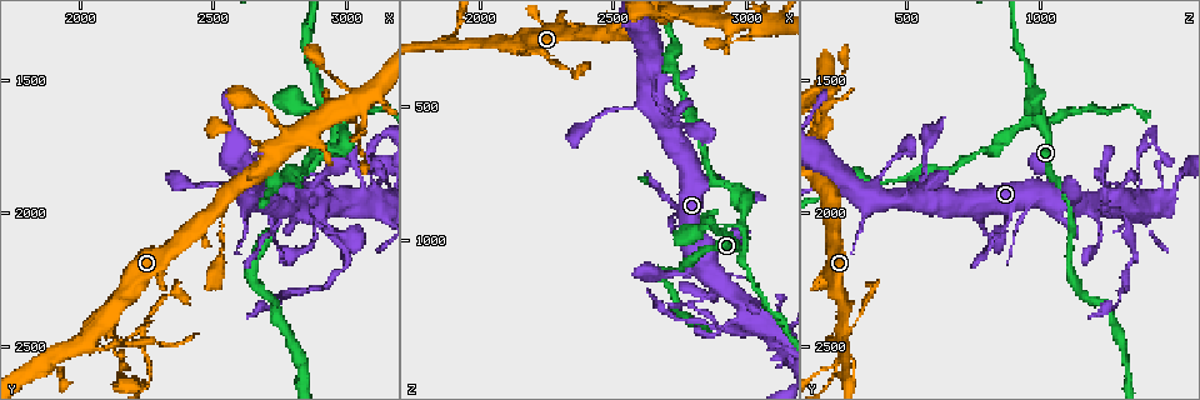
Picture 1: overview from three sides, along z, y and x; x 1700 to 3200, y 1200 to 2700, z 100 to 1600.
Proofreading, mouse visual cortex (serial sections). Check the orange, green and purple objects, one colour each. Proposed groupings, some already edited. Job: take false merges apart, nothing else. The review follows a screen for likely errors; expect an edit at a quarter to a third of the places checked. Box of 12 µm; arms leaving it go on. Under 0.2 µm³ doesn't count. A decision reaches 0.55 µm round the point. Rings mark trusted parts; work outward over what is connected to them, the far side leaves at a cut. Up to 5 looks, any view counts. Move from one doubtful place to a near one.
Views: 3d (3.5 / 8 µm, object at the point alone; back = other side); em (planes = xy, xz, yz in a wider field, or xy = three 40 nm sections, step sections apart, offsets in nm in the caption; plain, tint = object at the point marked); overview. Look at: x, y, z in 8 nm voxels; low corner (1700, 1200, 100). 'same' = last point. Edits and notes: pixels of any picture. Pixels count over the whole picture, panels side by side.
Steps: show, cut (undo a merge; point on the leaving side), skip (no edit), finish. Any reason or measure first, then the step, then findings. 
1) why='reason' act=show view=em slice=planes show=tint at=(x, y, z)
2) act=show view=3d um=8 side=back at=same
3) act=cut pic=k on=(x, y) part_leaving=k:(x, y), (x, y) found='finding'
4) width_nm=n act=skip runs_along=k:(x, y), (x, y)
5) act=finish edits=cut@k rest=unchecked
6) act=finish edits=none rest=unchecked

why='thin neck' act=show view=3d um=3.5 side=back at=(3070, 1820, 1380)

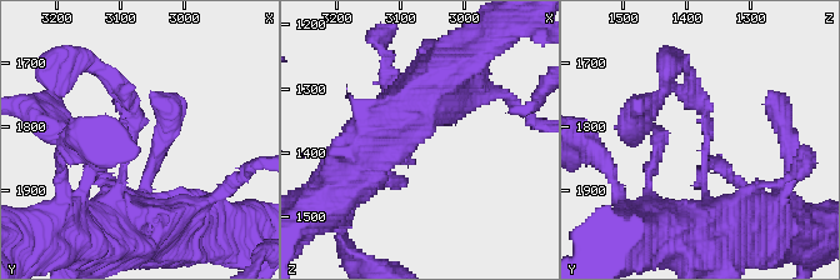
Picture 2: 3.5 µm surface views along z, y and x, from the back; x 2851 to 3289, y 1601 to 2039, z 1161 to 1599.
arm_widths_nm=150,250 why='need the tissue' act=show view=em slice=xy step=3 show=tint at=(3085, 1815, 1370)

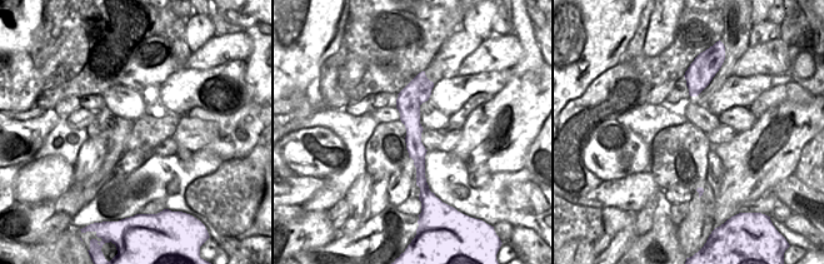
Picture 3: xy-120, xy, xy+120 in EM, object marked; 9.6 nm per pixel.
act=skip runs_along=3:(420, 76), (413, 143), (423, 183) found='all the same cell'

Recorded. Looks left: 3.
why='sharp bend' act=show view=3d um=8 side=back at=(2800, 1990, 1250)

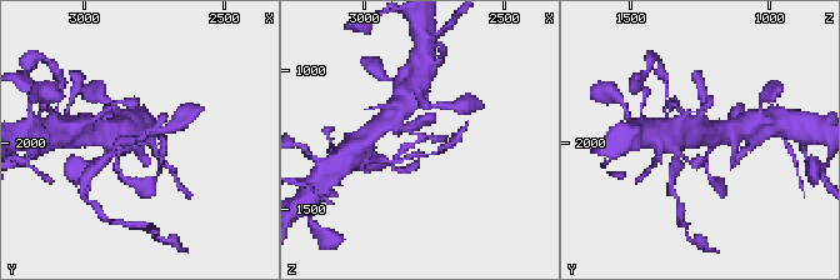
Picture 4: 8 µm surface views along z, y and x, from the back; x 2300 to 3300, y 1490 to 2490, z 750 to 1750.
why='need the tissue' act=show view=em slice=xy step=1 show=tint at=(2800, 2000, 1230)

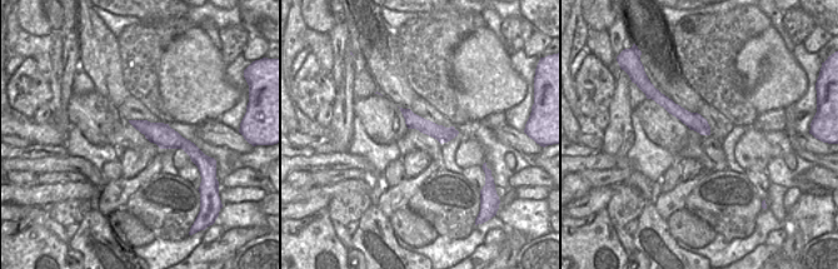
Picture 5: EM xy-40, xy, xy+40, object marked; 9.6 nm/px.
act=cut pic=4 on=(403, 149) part_leaving=4:(419, 138), (384, 163) found='a second cell is stuck on'

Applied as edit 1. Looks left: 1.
act=finish edits=cut@4 rest=unchecked

